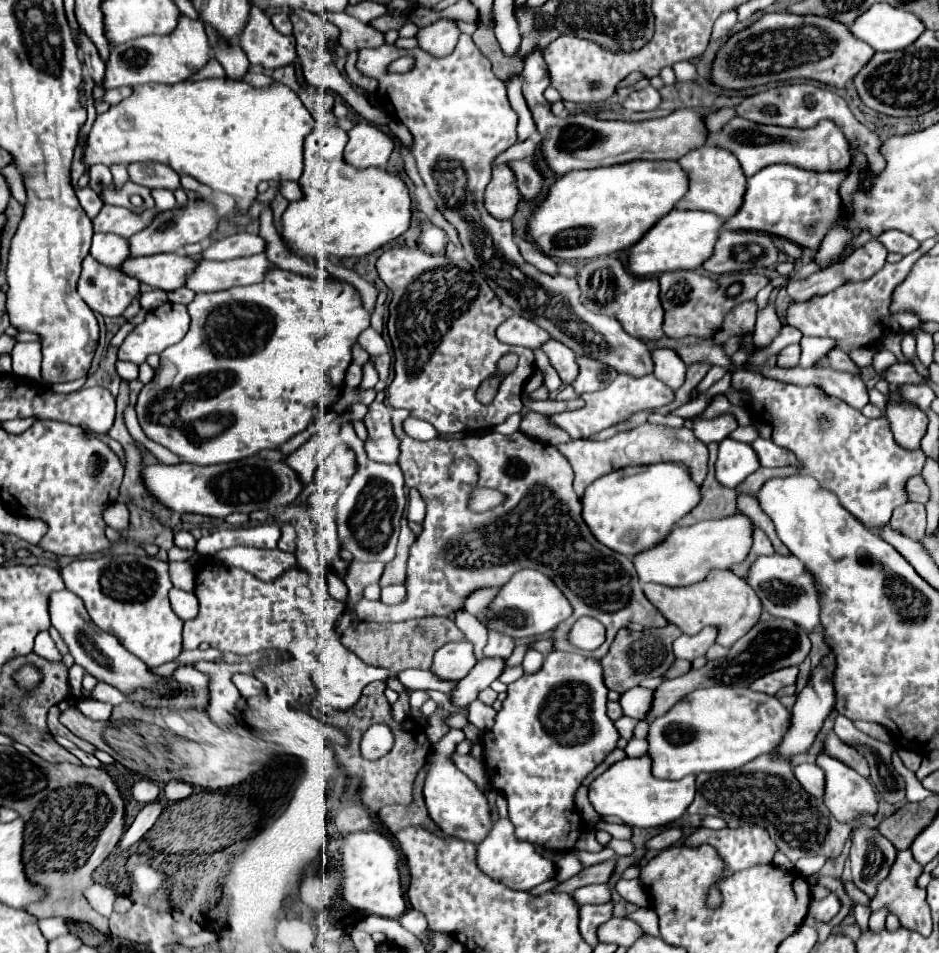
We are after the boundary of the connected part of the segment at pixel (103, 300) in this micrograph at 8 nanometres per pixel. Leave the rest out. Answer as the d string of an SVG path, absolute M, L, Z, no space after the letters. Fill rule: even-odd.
M89 254L81 264L77 292L93 312L121 316L139 292L139 280L119 268L109 268L97 262Z

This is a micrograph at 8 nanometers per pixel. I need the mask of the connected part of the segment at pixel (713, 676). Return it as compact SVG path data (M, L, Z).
M771 618L771 620L759 620L741 640L737 640L729 654L725 658L719 660L711 660L707 662L703 668L699 670L689 670L687 674L675 678L675 680L663 680L663 684L655 690L655 702L651 706L651 714L647 716L647 722L653 722L655 718L663 716L667 710L671 710L681 698L685 698L687 694L691 694L697 688L709 688L709 686L749 686L753 680L787 668L787 666L799 666L807 654L811 650L811 640L807 636L807 632L799 626L795 626L795 622L787 622L781 618Z

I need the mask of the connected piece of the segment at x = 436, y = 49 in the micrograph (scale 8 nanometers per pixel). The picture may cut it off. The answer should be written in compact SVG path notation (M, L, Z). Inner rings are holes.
M439 18L437 22L425 26L419 30L419 48L435 54L435 56L445 56L451 52L459 40L461 32L457 28L457 22L451 18Z

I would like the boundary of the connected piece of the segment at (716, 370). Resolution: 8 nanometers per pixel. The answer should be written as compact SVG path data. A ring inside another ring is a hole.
M718 366L712 367L709 372L705 375L702 381L697 385L697 390L700 392L706 391L711 385L713 385L717 380L720 380L727 372L724 368Z

